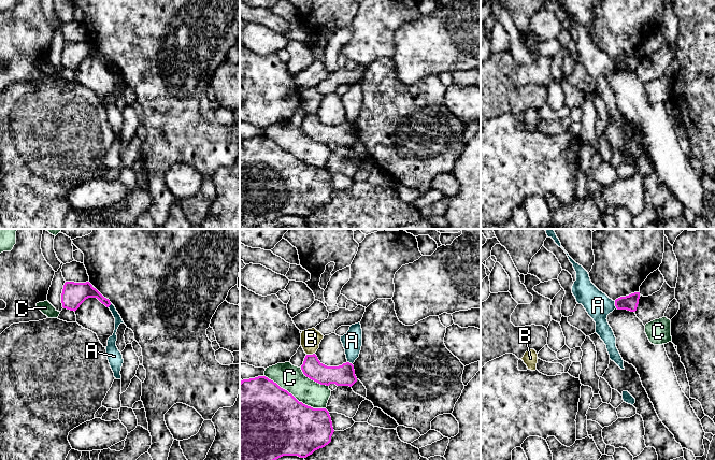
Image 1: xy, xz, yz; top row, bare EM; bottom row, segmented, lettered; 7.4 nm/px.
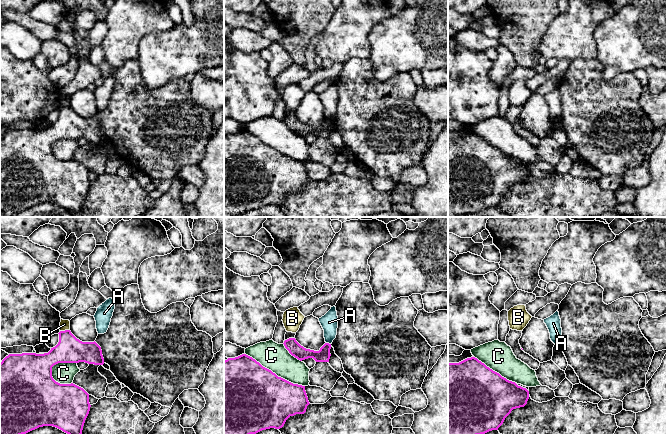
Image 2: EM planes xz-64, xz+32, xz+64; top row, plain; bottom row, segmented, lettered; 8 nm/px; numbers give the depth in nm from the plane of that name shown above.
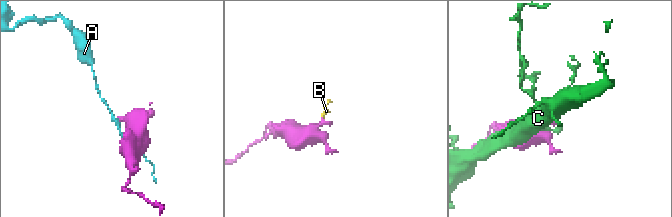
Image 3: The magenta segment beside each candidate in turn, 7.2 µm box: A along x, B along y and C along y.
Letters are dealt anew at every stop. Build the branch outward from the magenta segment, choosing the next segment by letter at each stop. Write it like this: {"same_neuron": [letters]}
{"same_neuron": []}

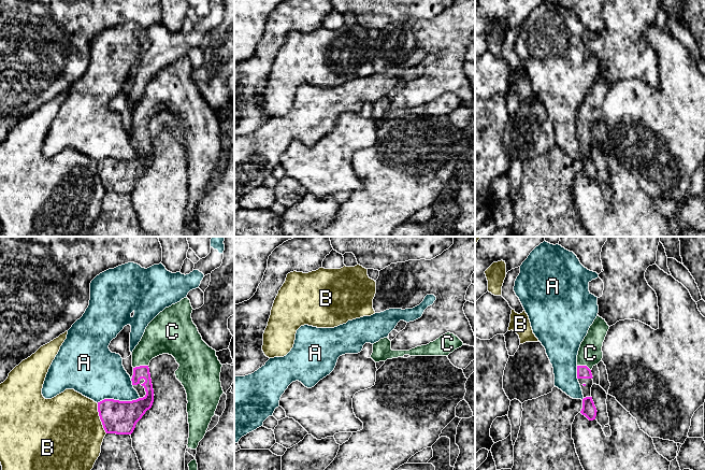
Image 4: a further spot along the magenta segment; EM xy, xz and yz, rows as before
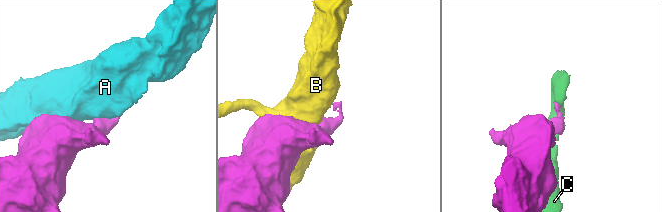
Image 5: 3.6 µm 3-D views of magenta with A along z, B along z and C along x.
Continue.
{"same_neuron": ["C"]}

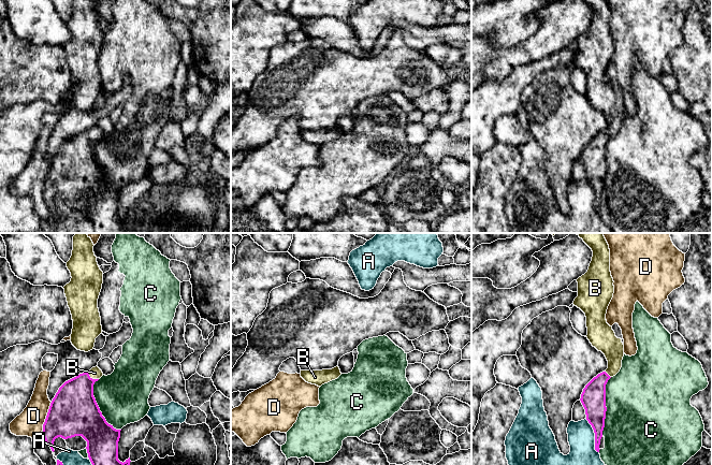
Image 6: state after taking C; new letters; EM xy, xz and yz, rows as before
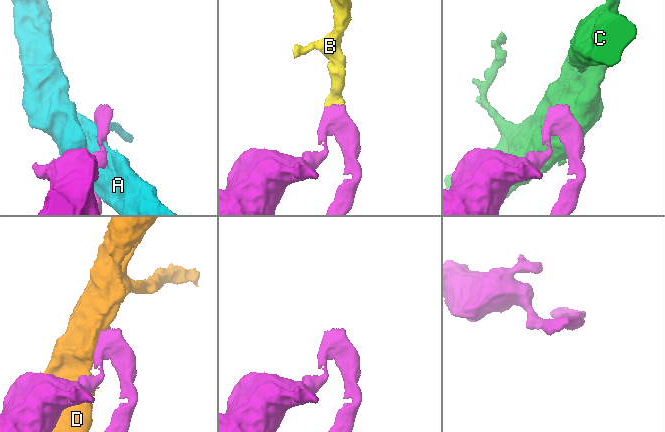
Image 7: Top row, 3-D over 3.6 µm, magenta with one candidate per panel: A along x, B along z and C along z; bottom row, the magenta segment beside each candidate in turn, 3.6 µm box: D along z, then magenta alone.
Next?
{"same_neuron": ["B"]}

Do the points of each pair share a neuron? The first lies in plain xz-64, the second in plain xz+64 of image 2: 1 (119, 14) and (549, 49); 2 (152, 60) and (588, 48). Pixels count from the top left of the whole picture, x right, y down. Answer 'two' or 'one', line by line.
1: one
2: two

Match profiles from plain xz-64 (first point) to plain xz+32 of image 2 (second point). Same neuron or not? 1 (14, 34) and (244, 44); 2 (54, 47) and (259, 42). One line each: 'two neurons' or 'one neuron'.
1: one neuron
2: two neurons

